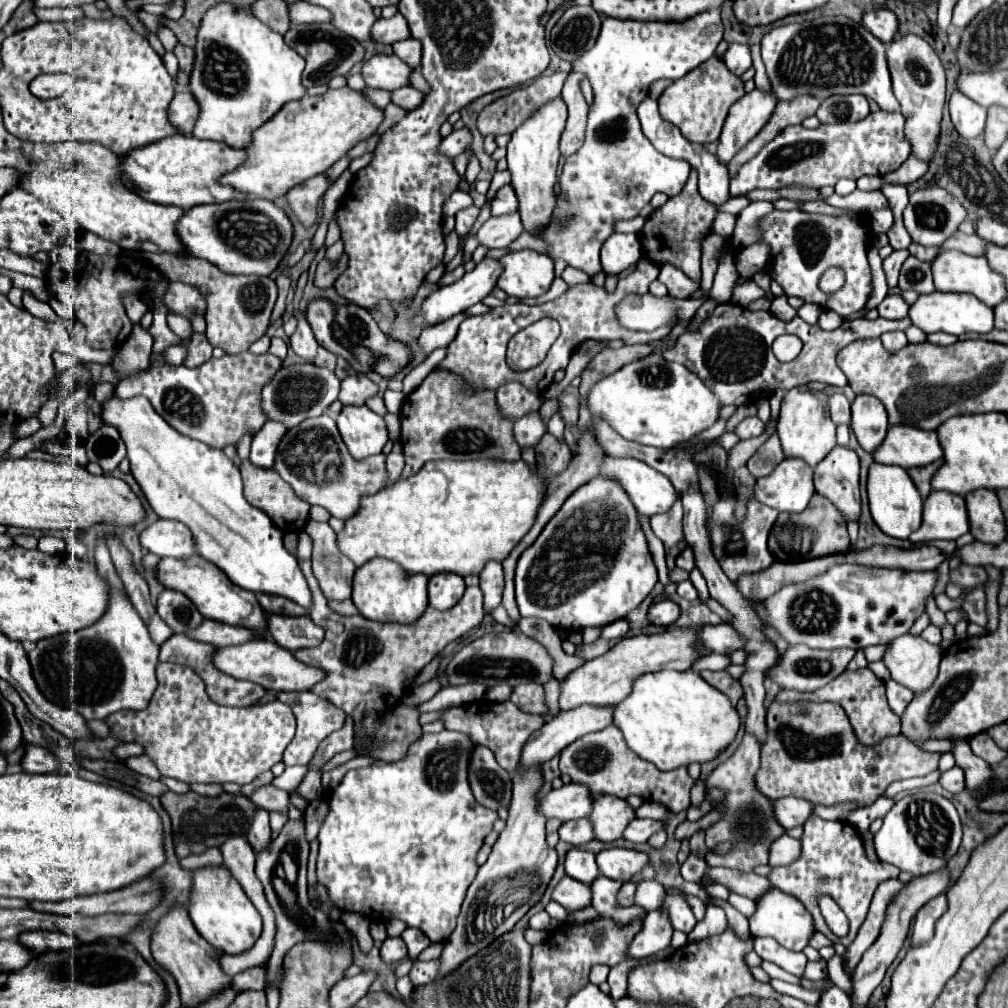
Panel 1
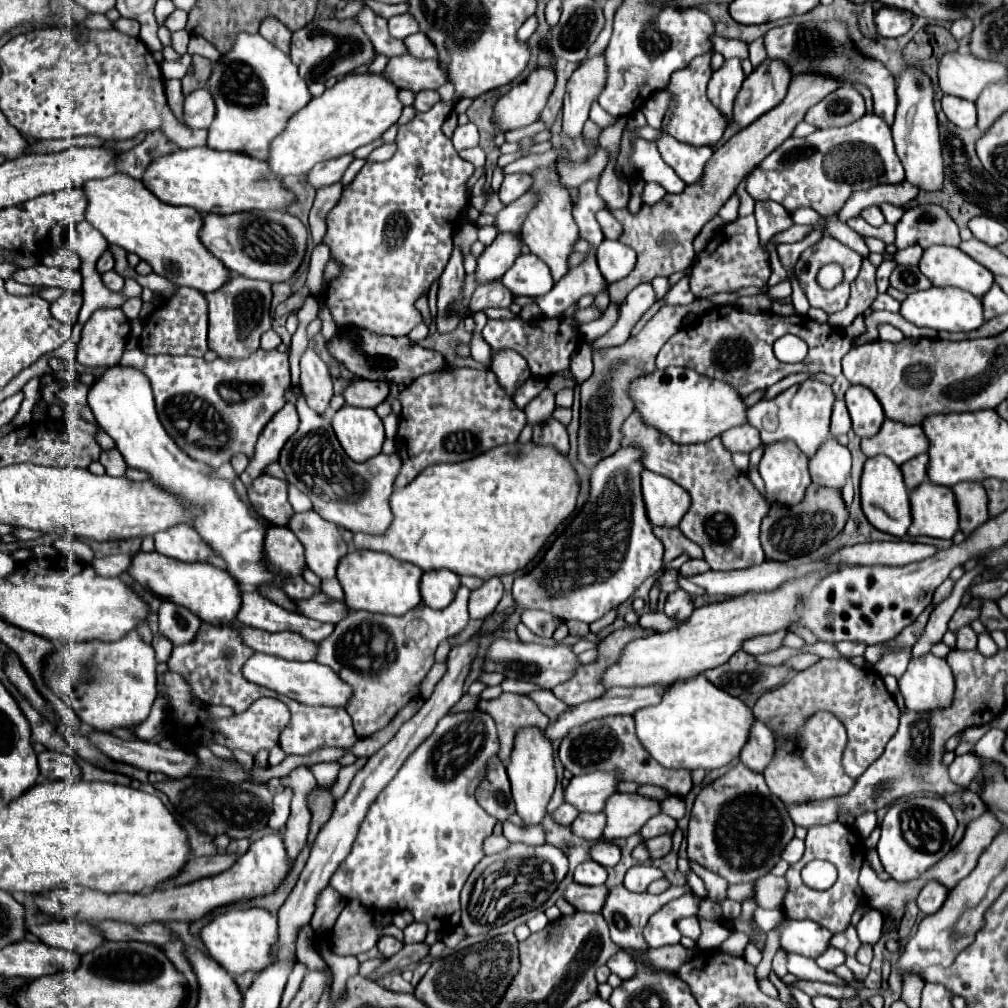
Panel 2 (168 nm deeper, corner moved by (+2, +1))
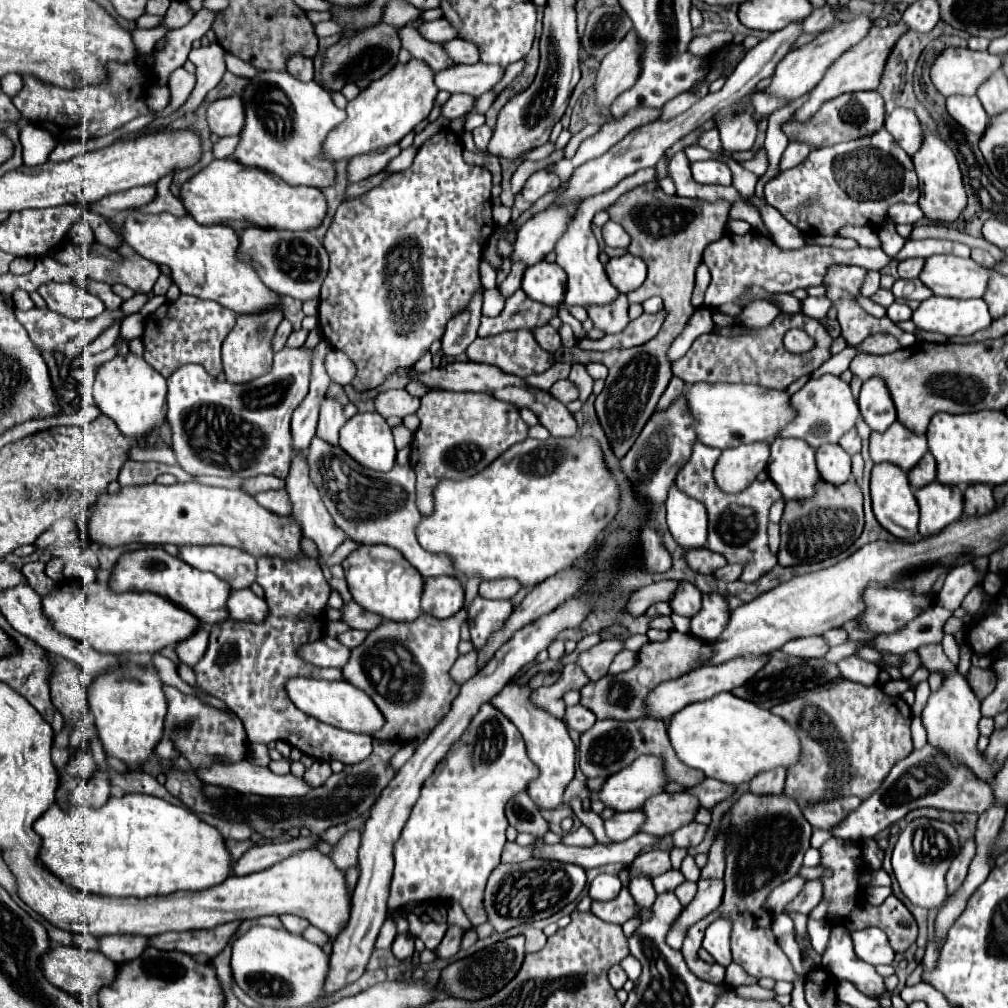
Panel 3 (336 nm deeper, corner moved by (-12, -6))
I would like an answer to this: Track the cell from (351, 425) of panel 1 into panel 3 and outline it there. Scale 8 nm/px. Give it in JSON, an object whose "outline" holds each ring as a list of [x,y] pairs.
{"outline":[[[357,413],[341,427],[341,449],[359,465],[375,471],[391,471],[395,445],[391,427],[379,413]]]}

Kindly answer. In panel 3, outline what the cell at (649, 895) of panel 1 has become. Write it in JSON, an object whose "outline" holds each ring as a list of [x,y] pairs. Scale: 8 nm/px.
{"outline":[[[685,881],[685,883],[681,883],[681,885],[675,889],[675,895],[679,897],[679,901],[681,901],[683,907],[687,907],[687,905],[693,901],[695,893],[697,893],[697,883],[691,883],[691,881]]]}

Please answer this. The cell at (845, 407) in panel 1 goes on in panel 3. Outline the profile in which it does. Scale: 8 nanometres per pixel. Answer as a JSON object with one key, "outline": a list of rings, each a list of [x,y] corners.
{"outline":[[[851,429],[847,435],[843,435],[843,439],[839,439],[839,445],[849,453],[855,455],[861,451],[861,439],[857,435],[857,429]]]}

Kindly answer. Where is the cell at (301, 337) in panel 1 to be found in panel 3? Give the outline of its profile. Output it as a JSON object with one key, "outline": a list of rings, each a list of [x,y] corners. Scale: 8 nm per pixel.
{"outline":[[[325,399],[321,405],[321,415],[319,415],[319,425],[317,425],[317,437],[337,445],[339,443],[339,429],[345,425],[345,415],[343,415],[343,407],[333,401],[333,399]]]}

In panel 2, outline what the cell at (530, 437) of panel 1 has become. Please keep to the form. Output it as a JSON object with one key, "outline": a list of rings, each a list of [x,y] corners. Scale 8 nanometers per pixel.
{"outline":[[[543,390],[535,400],[531,400],[525,406],[525,414],[527,414],[527,424],[529,426],[537,426],[547,422],[553,416],[555,410],[555,394],[551,390]]]}

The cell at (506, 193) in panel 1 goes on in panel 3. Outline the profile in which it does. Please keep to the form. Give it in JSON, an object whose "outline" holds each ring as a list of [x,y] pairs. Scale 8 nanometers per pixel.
{"outline":[[[539,169],[539,171],[535,171],[535,173],[527,179],[521,195],[523,195],[529,203],[535,203],[539,197],[543,197],[543,195],[549,193],[549,191],[555,191],[559,185],[561,185],[561,179],[559,179],[555,173],[547,173],[545,169]]]}

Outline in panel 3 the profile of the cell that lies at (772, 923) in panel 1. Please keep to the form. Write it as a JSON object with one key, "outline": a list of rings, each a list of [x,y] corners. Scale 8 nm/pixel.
{"outline":[[[841,925],[831,929],[831,941],[823,953],[823,965],[839,981],[853,983],[867,997],[881,997],[887,991],[883,977],[875,967],[859,961],[851,951],[851,939],[847,939],[847,929]]]}

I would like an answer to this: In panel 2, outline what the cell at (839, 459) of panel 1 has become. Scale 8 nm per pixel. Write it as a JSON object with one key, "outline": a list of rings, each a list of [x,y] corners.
{"outline":[[[829,438],[817,456],[809,460],[811,480],[819,486],[841,490],[851,476],[851,452],[835,438]]]}

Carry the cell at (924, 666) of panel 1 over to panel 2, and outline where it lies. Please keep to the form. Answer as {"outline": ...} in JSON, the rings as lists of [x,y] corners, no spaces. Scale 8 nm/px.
{"outline":[[[931,652],[911,658],[905,674],[899,678],[899,690],[909,710],[949,706],[953,700],[951,668]]]}

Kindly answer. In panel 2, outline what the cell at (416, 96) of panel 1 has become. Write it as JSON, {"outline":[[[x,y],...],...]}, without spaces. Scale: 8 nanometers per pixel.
{"outline":[[[421,90],[421,92],[415,94],[413,108],[415,108],[417,112],[425,112],[425,110],[429,110],[437,100],[439,100],[439,94],[437,94],[435,90]]]}

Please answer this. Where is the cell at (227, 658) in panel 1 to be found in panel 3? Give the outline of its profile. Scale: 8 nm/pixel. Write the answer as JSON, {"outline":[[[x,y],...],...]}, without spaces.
{"outline":[[[295,677],[295,679],[287,681],[287,693],[289,693],[291,701],[299,709],[303,709],[307,715],[311,715],[323,723],[343,727],[345,731],[351,731],[351,733],[375,735],[379,731],[379,727],[385,725],[383,713],[375,707],[375,703],[367,697],[367,693],[359,691],[355,685],[351,685],[347,681],[325,681],[325,679]]]}

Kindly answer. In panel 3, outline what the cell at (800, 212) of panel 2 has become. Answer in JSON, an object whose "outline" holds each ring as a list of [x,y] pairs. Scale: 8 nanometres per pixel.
{"outline":[[[845,227],[839,233],[841,237],[853,237],[861,247],[881,247],[879,235],[871,227]]]}

